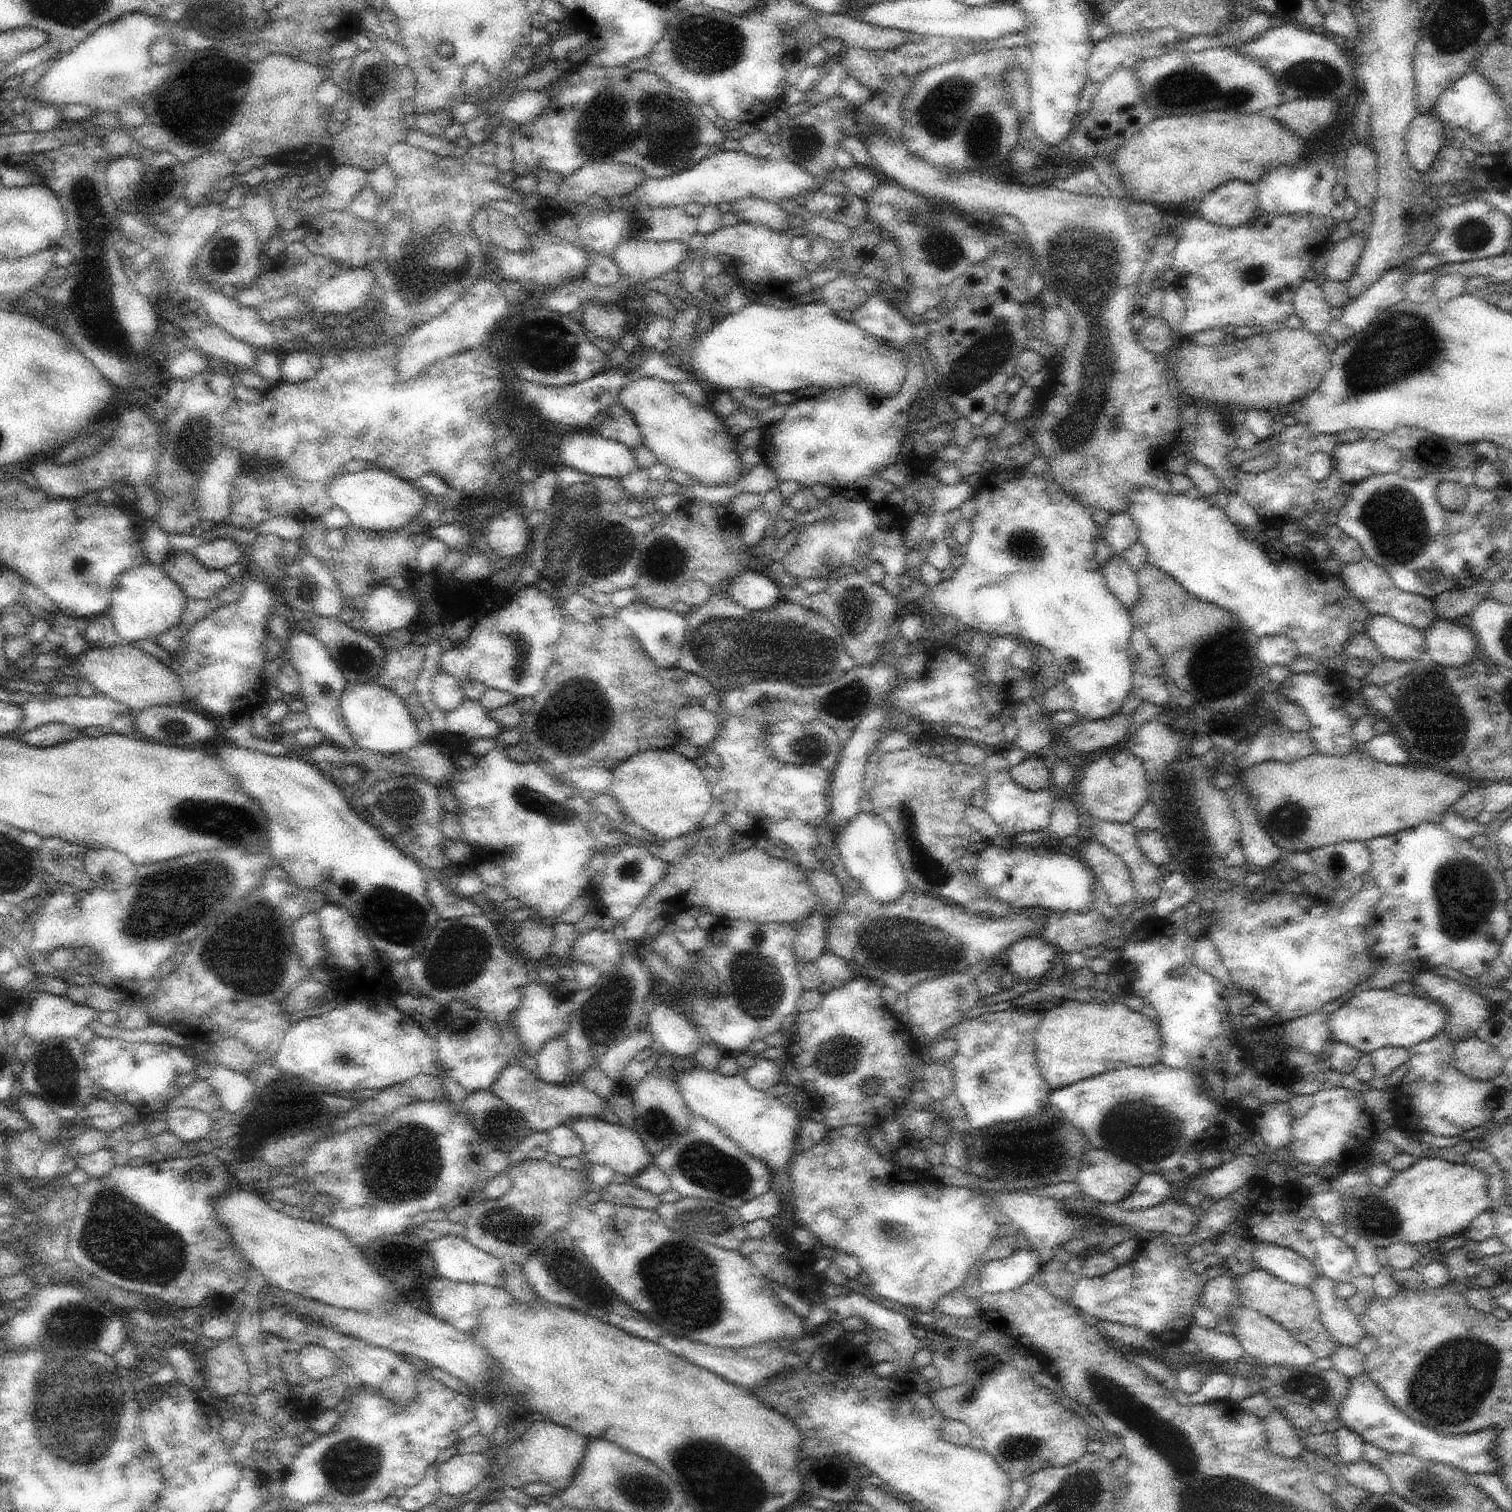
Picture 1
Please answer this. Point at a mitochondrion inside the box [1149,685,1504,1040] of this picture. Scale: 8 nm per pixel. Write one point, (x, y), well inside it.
(1467, 897)

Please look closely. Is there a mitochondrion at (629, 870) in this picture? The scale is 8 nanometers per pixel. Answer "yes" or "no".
yes

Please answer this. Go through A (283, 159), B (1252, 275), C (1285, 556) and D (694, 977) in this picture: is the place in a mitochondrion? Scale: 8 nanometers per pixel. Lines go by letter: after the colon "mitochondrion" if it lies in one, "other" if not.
A: other
B: mitochondrion
C: other
D: mitochondrion

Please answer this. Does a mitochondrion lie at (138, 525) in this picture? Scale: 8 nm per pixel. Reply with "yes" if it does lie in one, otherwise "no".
no

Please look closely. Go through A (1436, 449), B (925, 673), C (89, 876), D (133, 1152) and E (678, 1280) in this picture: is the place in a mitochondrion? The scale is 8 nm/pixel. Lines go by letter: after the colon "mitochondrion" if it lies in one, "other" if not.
A: other
B: other
C: other
D: other
E: mitochondrion

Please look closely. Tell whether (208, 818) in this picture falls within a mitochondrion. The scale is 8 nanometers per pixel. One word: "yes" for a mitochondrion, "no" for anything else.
yes

